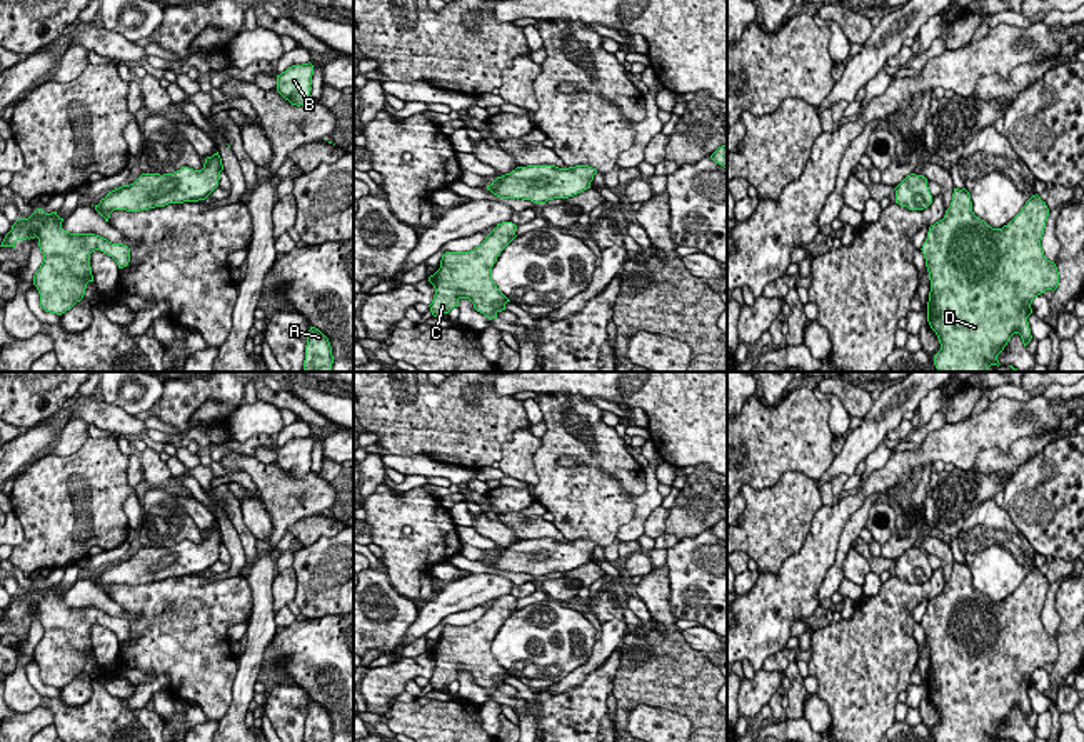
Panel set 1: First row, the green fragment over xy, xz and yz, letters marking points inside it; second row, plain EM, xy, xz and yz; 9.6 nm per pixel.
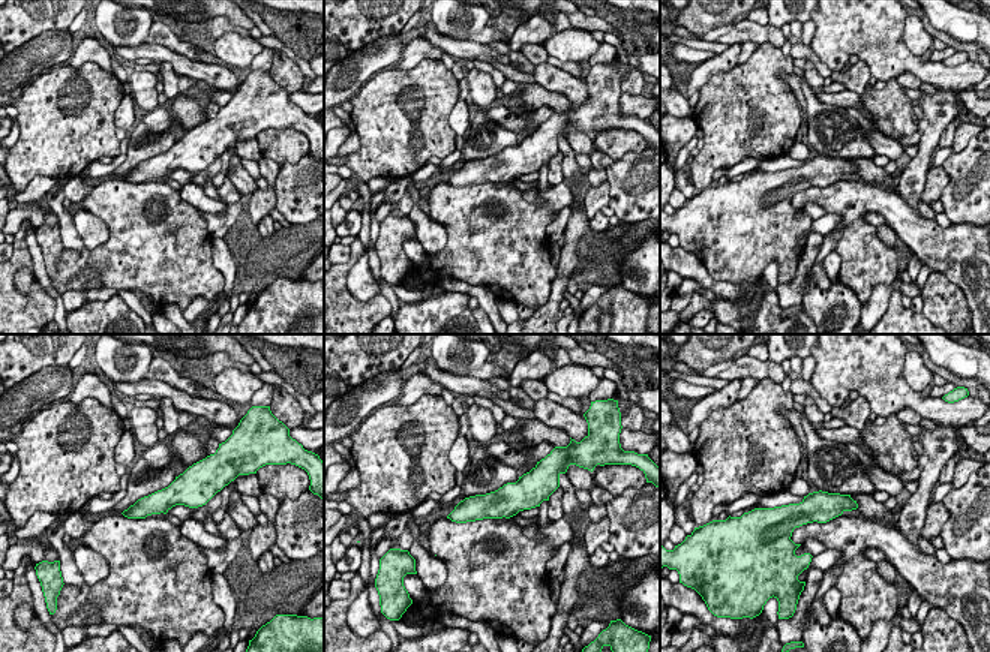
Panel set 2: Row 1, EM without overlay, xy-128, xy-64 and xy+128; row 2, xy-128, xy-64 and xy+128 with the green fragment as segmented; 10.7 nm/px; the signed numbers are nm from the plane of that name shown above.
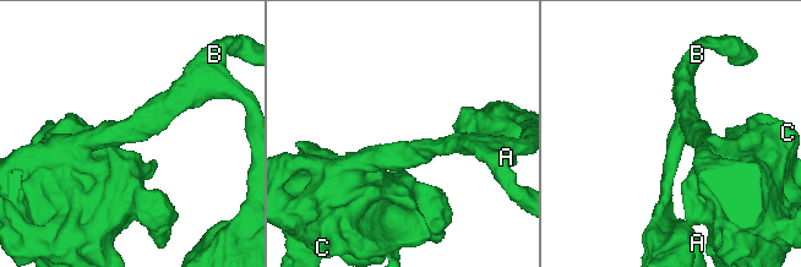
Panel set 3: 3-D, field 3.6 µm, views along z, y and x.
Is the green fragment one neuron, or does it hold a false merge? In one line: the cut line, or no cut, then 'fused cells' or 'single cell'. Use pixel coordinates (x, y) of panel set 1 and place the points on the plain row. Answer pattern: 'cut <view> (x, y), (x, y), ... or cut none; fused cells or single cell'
cut none; single cell

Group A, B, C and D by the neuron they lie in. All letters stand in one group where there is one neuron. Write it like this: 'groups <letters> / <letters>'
groups A B C D

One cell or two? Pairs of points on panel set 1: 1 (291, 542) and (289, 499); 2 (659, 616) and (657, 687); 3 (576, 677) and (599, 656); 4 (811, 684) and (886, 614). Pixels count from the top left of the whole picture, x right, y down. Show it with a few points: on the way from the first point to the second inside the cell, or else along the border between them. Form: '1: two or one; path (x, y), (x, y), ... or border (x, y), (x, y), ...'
1: two; border (287, 532), (279, 542), (276, 554)
2: one; path (667, 634), (667, 651), (661, 669)
3: one; path (581, 672), (594, 661)
4: two; border (809, 674), (818, 681), (814, 694)

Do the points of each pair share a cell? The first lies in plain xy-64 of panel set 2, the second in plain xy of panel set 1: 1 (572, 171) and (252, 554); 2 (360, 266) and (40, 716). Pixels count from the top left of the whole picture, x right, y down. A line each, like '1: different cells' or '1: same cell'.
1: same cell
2: different cells

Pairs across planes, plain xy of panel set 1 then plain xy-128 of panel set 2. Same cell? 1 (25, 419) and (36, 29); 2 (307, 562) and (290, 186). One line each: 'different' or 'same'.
1: same
2: same

